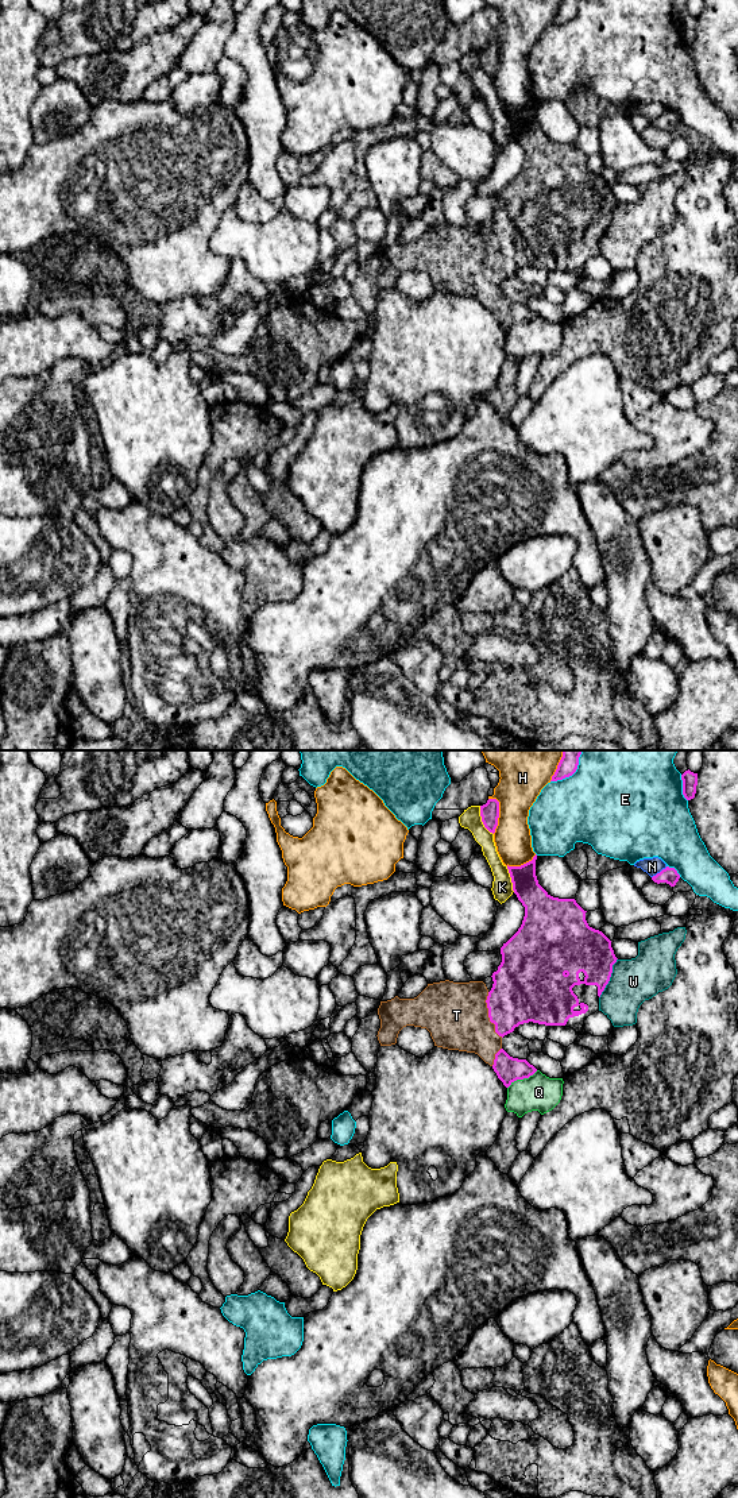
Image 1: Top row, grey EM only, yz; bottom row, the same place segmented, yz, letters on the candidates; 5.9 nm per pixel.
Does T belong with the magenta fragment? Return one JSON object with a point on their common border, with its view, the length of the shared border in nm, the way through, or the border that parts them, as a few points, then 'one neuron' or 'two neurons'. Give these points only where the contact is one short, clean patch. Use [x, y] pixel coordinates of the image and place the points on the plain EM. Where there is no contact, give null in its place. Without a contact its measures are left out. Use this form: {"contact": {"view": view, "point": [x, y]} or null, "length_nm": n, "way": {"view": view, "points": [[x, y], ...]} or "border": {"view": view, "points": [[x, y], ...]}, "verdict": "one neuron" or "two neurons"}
{"contact": {"view": "yz", "point": [489, 259]}, "length_nm": 280, "verdict": "one neuron"}

